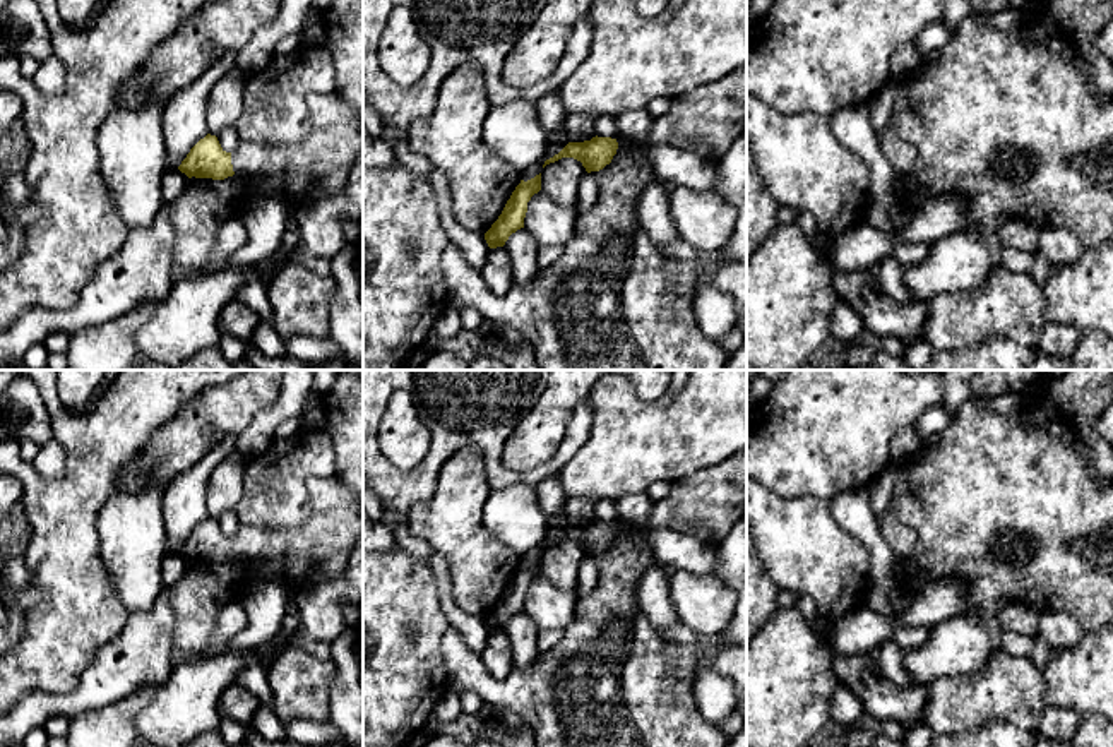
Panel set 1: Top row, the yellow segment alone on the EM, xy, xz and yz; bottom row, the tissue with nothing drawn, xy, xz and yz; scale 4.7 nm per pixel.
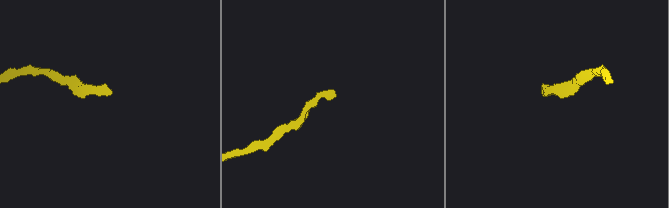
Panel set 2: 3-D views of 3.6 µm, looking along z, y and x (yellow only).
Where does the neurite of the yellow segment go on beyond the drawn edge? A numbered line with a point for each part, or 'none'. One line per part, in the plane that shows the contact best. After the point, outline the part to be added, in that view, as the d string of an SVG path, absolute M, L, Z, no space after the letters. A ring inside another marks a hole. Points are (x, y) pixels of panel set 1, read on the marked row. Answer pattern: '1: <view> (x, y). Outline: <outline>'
1: xy (319, 165). Outline: M337 93L307 96L310 134L291 146L240 140L231 152L236 176L277 180L281 197L293 204L320 200L341 192L363 154L358 115Z

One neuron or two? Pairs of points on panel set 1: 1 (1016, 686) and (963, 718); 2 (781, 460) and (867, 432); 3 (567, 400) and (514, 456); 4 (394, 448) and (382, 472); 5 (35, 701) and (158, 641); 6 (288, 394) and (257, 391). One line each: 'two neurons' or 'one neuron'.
1: one neuron
2: one neuron
3: one neuron
4: two neurons
5: one neuron
6: two neurons

